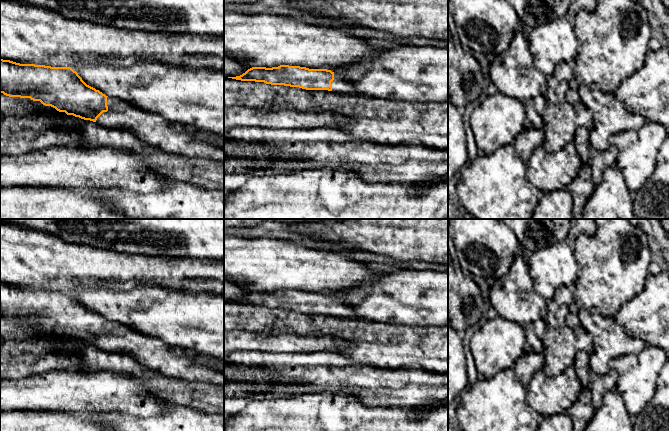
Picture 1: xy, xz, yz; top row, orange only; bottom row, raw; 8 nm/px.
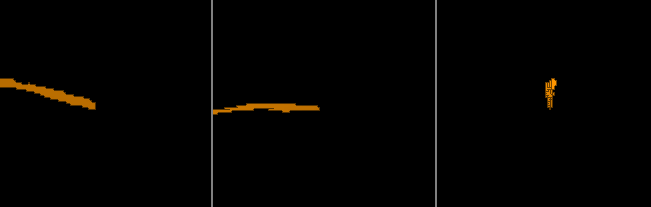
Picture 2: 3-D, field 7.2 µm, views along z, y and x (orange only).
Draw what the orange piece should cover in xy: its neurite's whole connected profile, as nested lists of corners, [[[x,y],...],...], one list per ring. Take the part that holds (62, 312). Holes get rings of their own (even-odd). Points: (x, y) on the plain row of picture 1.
[[[0,283],[0,317],[9,321],[30,322],[67,339],[125,354],[141,365],[166,376],[185,381],[224,385],[224,372],[194,363],[188,357],[190,352],[180,347],[169,346],[158,338],[146,336],[123,324],[106,320],[87,309],[71,291],[20,288]]]

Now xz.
[[[289,289],[272,292],[252,291],[240,300],[228,302],[299,311],[306,314],[328,314],[345,318],[355,317],[355,313],[347,304],[327,293],[309,293]]]

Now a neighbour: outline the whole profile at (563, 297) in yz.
[[[563,285],[556,289],[550,300],[547,300],[547,315],[543,320],[545,334],[542,338],[542,370],[553,377],[573,366],[574,358],[579,351],[585,351],[589,355],[593,352],[590,335],[586,330],[581,325],[574,329],[565,323],[568,307],[573,302],[573,292]]]

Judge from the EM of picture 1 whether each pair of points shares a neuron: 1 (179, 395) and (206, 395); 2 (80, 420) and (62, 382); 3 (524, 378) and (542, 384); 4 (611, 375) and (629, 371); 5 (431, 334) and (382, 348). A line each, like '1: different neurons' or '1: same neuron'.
1: same neuron
2: different neurons
3: different neurons
4: different neurons
5: same neuron

